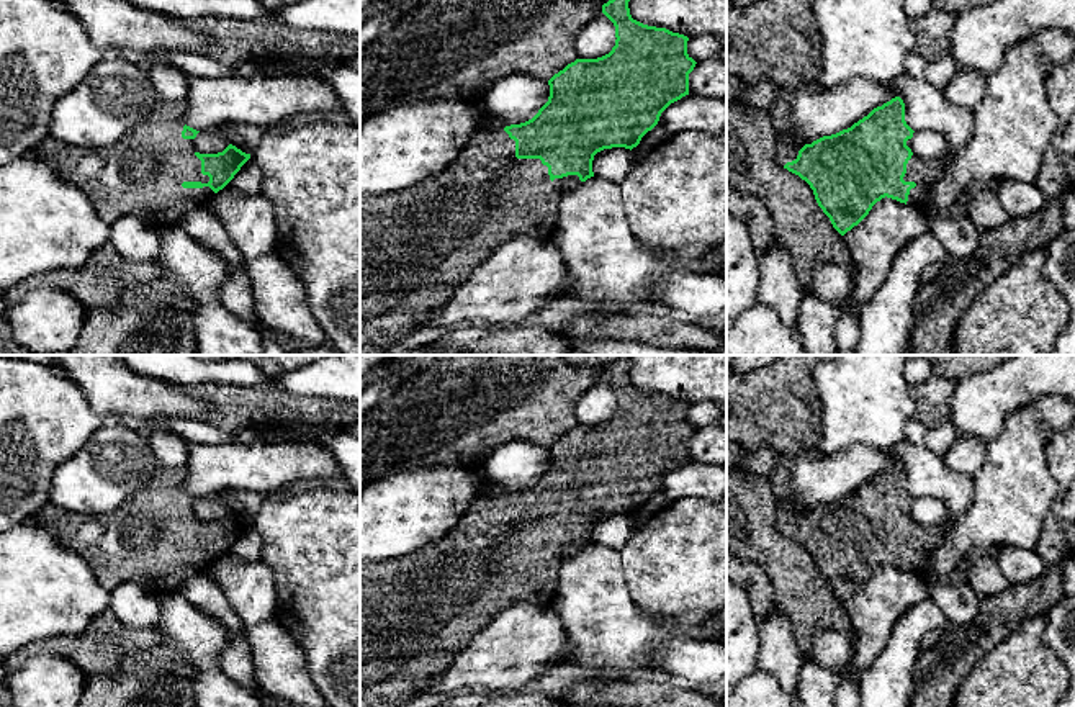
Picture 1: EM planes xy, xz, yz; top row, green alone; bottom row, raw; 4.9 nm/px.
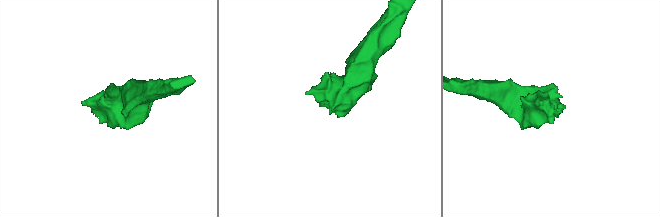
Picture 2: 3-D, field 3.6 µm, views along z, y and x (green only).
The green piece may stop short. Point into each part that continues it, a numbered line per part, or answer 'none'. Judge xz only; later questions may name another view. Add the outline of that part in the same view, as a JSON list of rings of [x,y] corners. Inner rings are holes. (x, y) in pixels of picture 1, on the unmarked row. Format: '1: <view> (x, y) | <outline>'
1: xz (418, 612) | [[[481,476],[468,512],[440,540],[401,558],[360,561],[360,707],[398,707],[417,696],[425,681],[448,669],[470,640],[506,609],[553,606],[563,563],[581,550],[578,542],[550,547],[540,525],[517,525],[515,507],[497,483]]]

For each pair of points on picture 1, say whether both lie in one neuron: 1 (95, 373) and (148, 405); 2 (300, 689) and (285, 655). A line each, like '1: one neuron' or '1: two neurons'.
1: one neuron
2: one neuron

